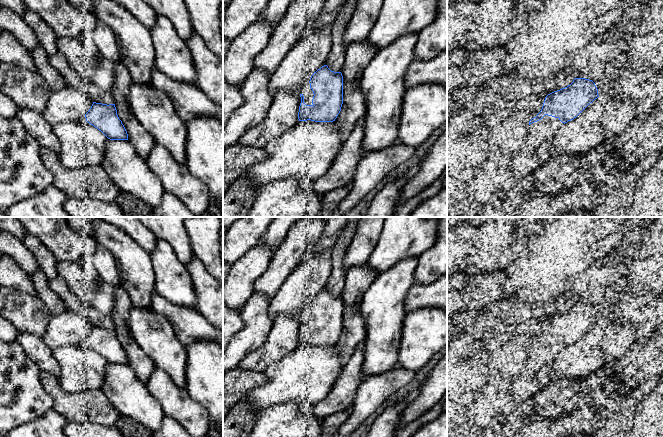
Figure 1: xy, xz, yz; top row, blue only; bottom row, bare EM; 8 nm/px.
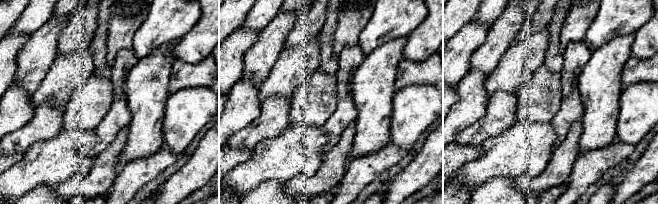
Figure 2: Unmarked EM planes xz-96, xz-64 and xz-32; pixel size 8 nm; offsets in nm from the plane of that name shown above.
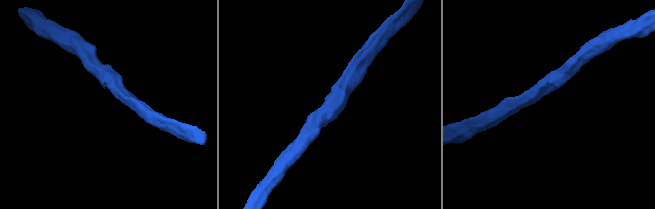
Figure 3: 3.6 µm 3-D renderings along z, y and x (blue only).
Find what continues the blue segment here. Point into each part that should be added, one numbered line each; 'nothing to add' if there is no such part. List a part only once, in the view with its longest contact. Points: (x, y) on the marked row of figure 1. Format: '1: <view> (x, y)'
1: xz (307, 92)

